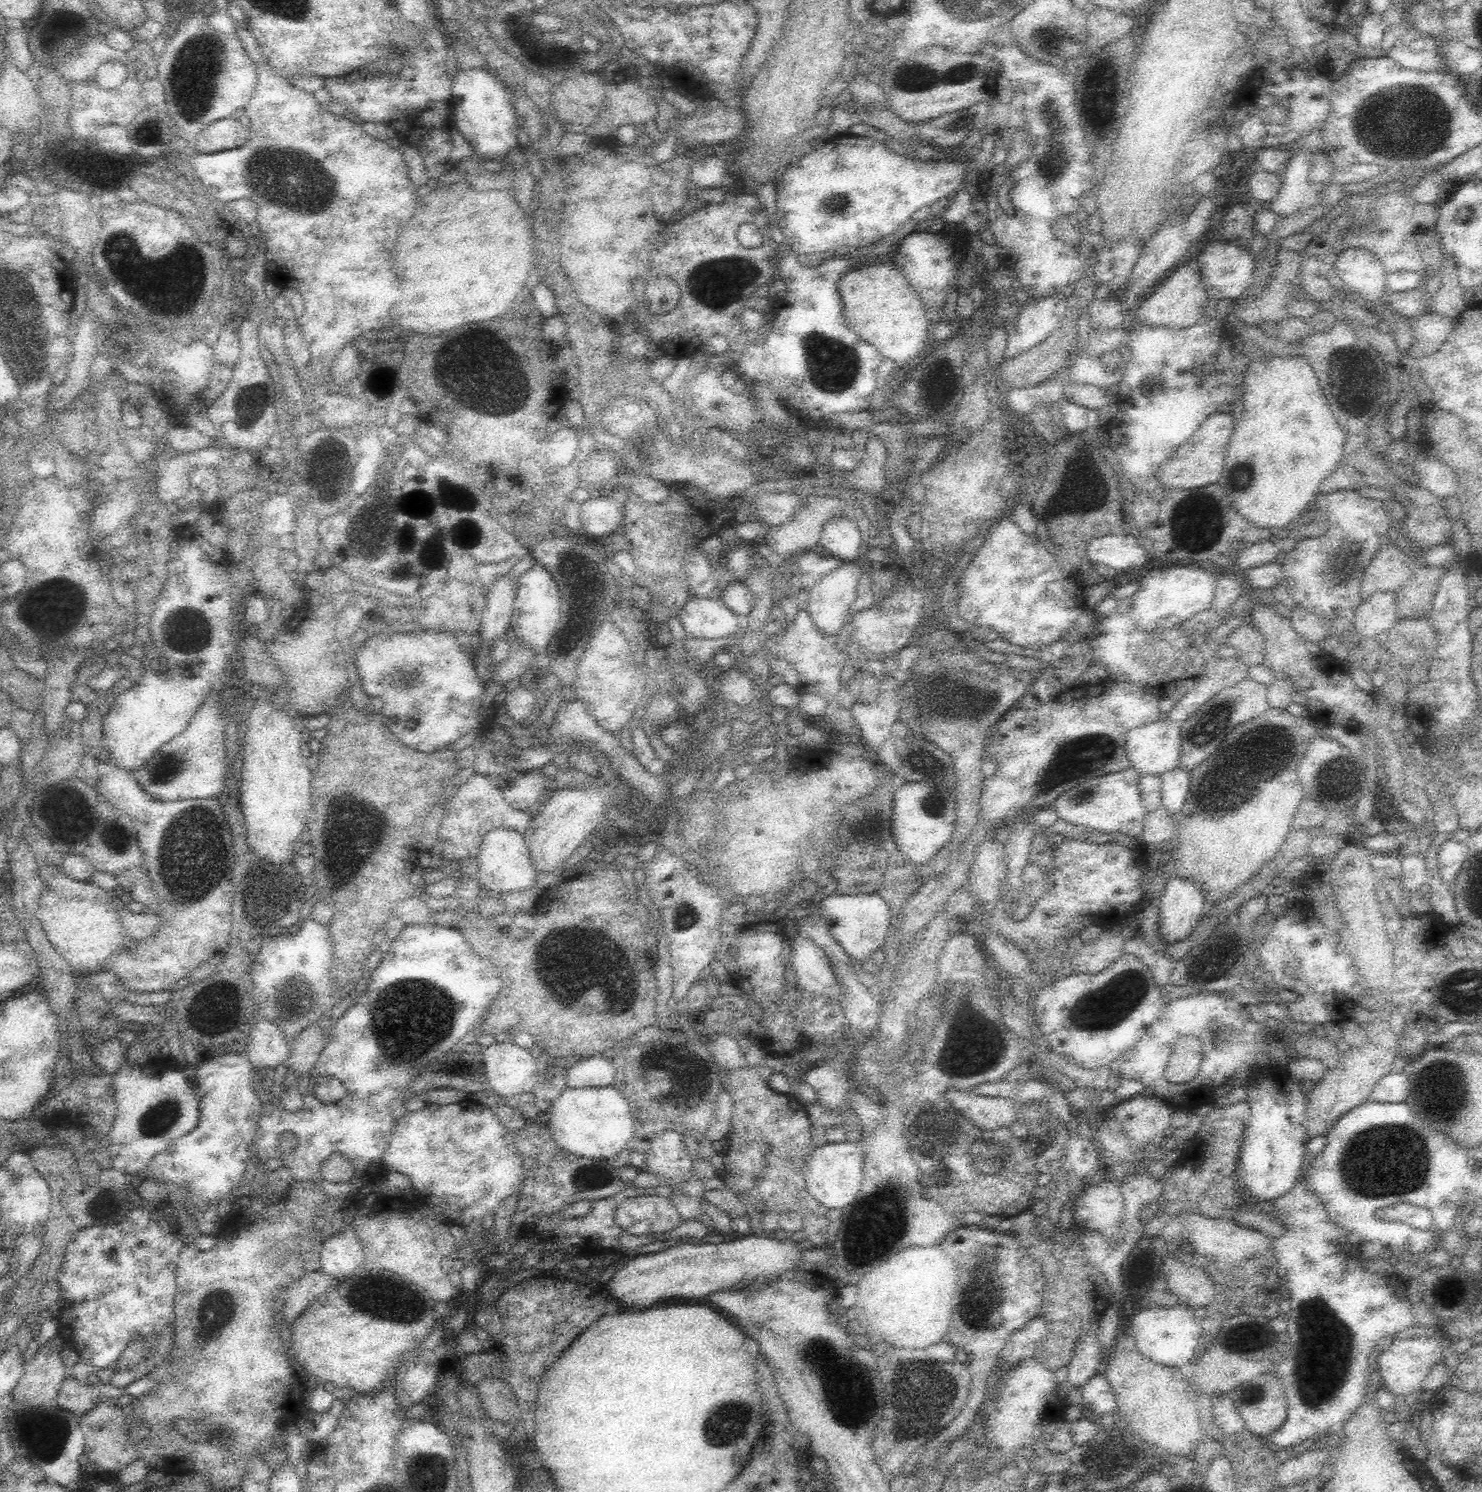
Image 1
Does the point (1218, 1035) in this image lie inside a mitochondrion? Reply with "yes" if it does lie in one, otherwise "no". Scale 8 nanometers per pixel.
yes

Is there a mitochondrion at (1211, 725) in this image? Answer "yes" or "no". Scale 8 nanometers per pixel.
yes

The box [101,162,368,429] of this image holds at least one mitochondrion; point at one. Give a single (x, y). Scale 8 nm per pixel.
(140, 273)

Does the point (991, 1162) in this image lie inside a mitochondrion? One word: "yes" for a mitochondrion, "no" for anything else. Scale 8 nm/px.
yes

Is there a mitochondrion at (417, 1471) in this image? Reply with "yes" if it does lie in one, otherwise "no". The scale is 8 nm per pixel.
yes

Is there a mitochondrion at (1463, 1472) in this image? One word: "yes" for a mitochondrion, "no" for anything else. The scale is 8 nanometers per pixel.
no

